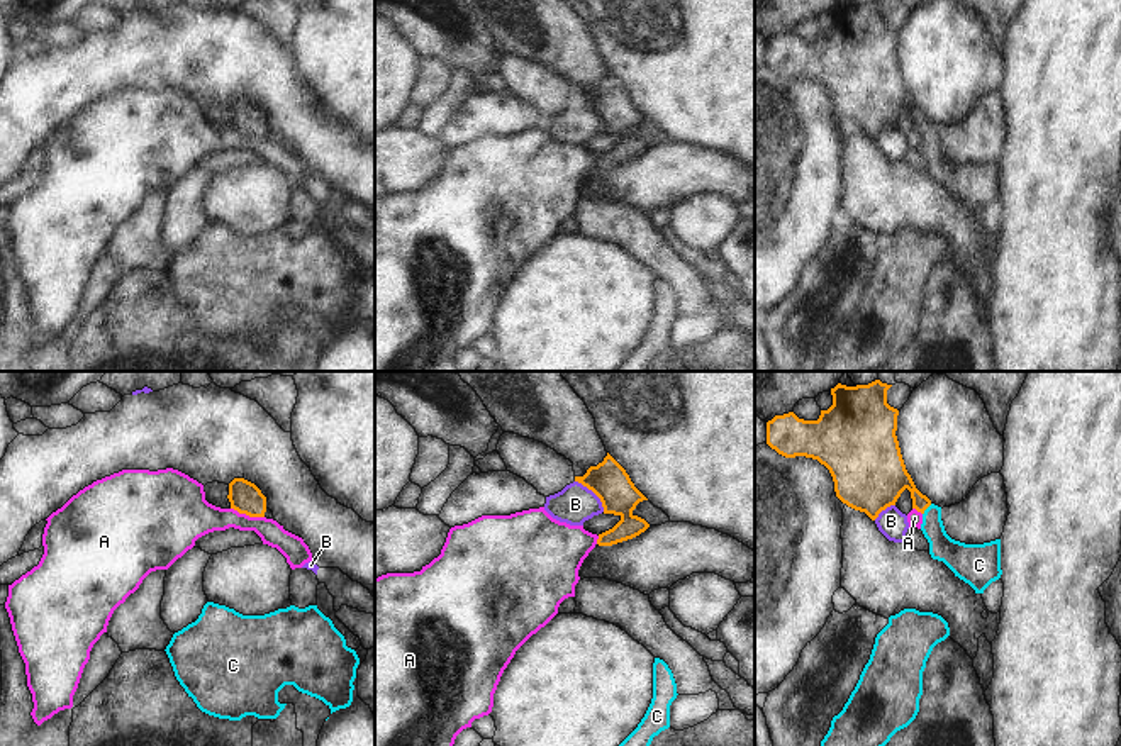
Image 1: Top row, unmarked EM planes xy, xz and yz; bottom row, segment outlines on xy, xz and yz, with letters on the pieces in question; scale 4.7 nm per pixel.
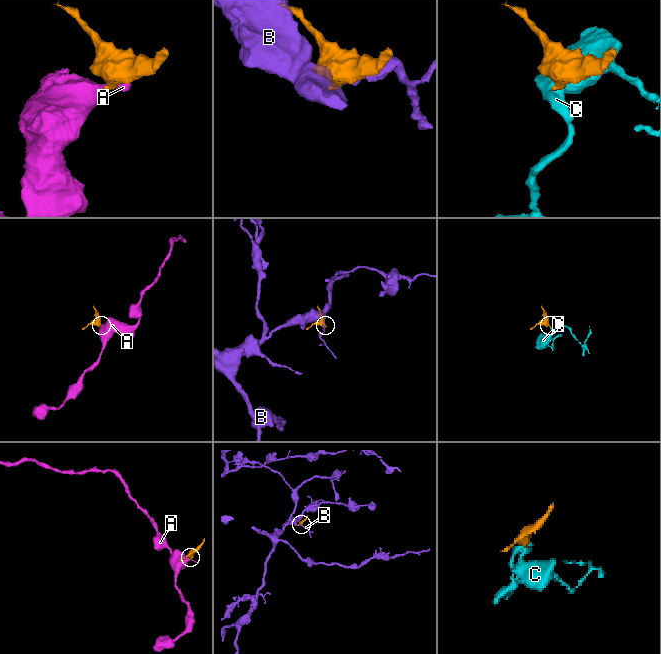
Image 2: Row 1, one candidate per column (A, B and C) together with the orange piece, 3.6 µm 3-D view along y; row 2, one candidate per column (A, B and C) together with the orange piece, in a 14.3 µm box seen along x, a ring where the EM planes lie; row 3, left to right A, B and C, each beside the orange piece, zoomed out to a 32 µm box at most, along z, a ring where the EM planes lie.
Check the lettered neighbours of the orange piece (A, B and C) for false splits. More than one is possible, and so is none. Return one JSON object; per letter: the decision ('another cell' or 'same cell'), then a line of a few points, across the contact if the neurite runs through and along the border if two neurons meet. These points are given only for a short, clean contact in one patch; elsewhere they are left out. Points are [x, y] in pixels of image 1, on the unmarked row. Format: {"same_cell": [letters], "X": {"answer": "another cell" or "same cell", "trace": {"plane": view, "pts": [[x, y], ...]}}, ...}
{"same_cell": ["C"], "A": {"answer": "another cell", "trace": {"plane": "xy", "pts": [[231, 128], [263, 138]]}}, "B": {"answer": "another cell", "trace": {"plane": "xz", "pts": [[575, 100], [599, 119], [604, 131]]}}, "C": {"answer": "same cell", "trace": {"plane": "yz", "pts": [[882, 99], [903, 100], [926, 128], [942, 167]]}}}

